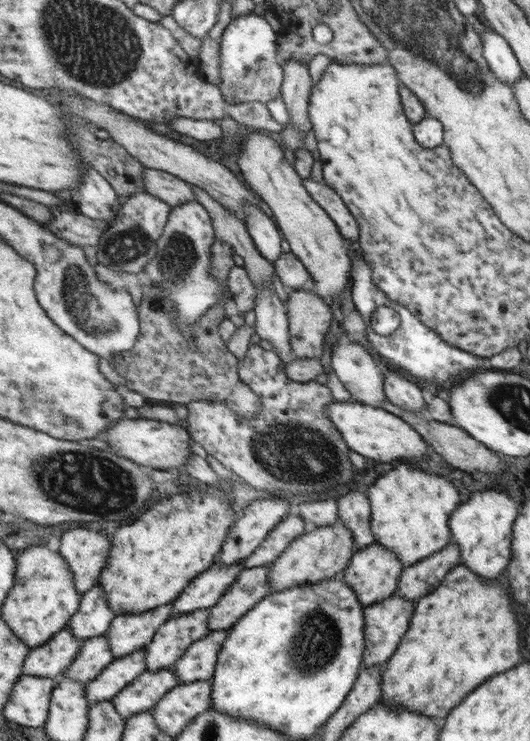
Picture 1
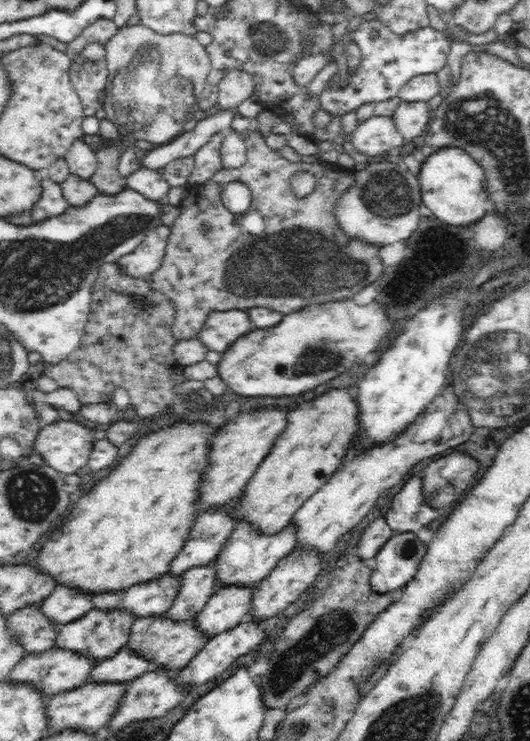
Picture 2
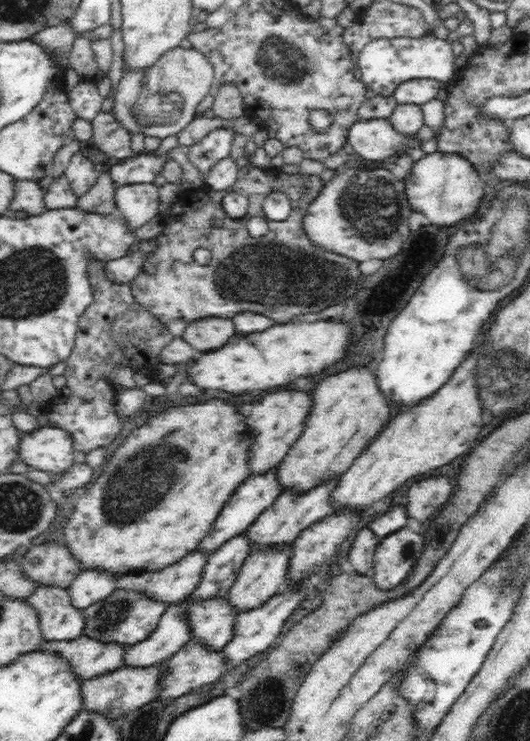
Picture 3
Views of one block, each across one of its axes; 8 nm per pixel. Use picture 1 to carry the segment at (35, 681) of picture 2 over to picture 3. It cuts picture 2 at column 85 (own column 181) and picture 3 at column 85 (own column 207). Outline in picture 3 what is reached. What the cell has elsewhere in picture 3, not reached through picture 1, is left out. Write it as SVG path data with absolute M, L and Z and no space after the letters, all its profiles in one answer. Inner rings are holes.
M82 636L72 641L42 641L36 651L57 656L73 680L81 682L122 668L124 648L124 645L102 644Z

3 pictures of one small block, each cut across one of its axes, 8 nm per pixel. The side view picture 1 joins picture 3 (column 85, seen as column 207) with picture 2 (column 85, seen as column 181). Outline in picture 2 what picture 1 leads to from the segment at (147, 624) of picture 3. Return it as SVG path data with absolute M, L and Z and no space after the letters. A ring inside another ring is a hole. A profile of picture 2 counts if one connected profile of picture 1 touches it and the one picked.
M90 609L82 618L56 626L53 648L66 650L68 653L77 654L82 658L99 663L114 656L123 648L130 625L134 620L136 618L130 616L129 612L120 610L103 612Z

